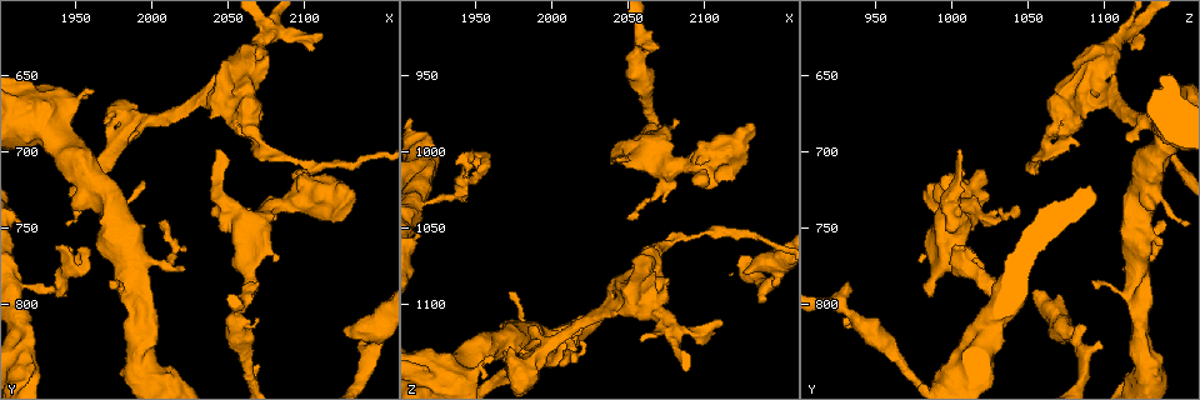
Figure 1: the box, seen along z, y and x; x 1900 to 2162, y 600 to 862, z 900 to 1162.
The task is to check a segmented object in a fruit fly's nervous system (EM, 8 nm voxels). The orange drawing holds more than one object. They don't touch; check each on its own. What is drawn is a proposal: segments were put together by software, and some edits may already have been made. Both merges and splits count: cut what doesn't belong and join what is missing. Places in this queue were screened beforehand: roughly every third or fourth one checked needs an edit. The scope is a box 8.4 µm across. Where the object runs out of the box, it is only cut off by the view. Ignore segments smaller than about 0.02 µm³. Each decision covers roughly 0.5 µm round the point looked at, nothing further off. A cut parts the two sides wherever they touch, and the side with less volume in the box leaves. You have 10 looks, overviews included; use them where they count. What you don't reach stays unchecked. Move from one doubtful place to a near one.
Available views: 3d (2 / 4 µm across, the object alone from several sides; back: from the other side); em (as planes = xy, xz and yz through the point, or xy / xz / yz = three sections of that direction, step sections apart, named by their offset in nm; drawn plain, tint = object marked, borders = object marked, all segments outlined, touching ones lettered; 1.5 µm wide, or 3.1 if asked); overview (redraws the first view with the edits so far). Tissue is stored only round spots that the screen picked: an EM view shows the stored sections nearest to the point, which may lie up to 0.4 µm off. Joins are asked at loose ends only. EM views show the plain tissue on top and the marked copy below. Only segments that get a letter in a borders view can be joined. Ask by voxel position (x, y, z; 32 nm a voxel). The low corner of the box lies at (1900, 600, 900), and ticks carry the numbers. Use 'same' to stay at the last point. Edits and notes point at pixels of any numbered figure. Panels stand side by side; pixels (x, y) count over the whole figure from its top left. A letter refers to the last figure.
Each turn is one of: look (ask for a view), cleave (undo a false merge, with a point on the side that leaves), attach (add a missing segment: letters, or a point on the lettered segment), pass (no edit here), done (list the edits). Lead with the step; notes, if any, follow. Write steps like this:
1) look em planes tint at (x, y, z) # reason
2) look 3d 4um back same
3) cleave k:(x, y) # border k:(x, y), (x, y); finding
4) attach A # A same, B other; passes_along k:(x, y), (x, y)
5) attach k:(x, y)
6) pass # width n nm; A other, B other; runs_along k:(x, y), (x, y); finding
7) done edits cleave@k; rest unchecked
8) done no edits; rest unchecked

look em xy step 8 tint at (1986, 676, 1134) # three-way junction

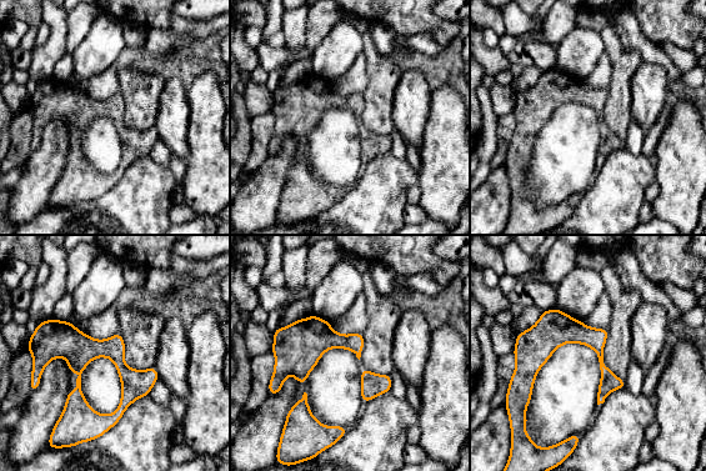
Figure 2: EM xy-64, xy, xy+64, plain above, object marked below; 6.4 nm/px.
look em planes tint same

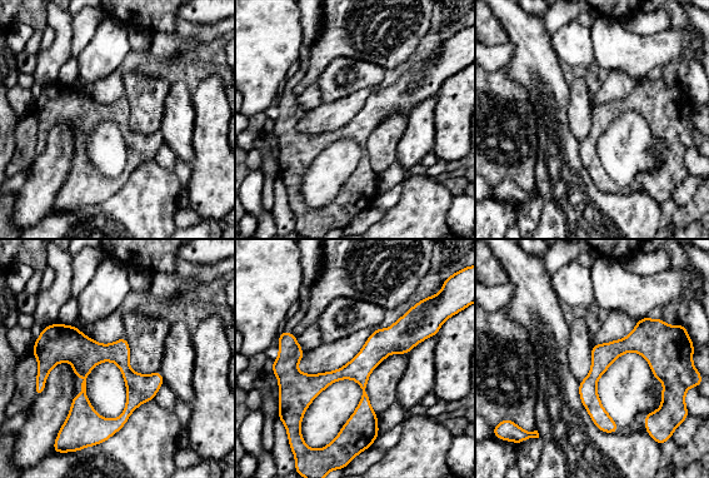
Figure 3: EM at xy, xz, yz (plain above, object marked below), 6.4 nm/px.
look em planes borders same

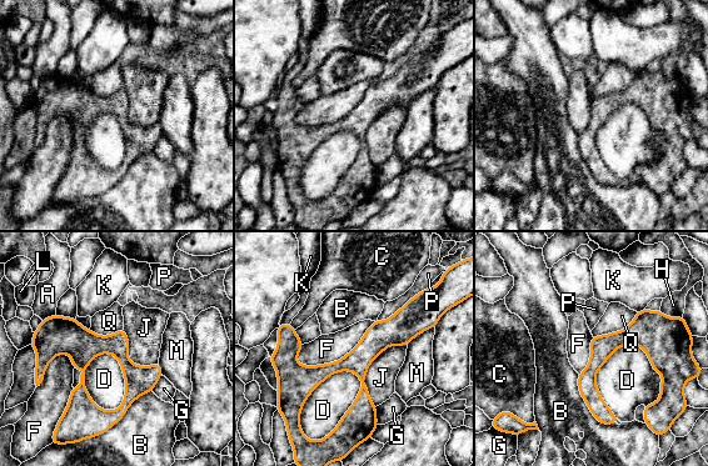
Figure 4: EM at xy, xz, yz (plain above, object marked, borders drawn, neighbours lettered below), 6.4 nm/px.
pass # longest_contact F 550 nm; A other, B other, C other, D other, F other, G other, H other, J other, K other, L other, M other, P other, Q other; border 4:(374, 321), (342, 357), (295, 361); continuous, no second neuron

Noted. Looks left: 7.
look 3d 2um at (2006, 746, 1140) # an open end

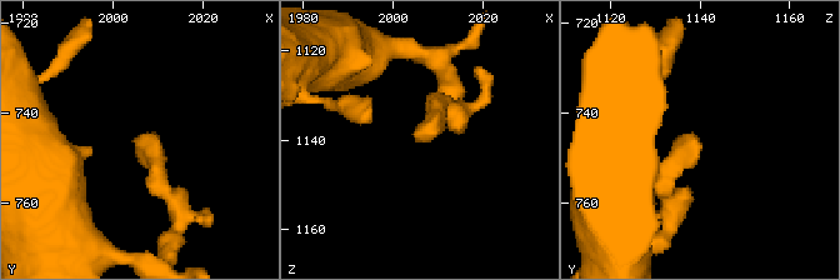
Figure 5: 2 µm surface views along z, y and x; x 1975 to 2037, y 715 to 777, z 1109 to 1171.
look em xz step 8 borders at (2006, 744, 1137)

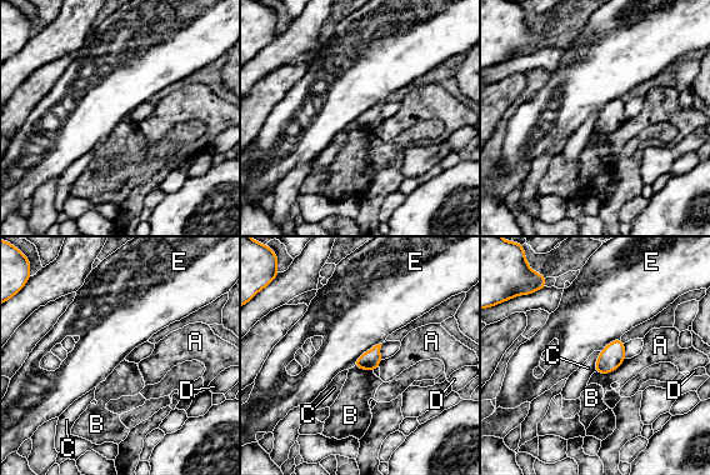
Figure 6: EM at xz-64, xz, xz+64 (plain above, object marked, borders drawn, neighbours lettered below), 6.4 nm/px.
look em planes borders same # cut it another way

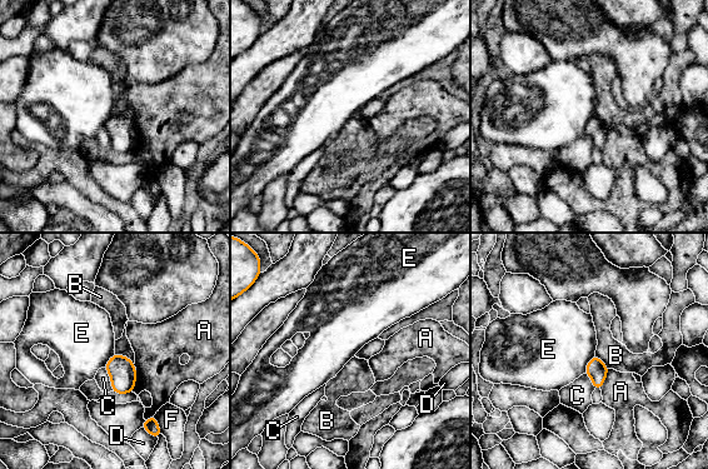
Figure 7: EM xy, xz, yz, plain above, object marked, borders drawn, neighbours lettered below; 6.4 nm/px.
pass # A other, B other, C other, D other, E other, F other; border 7:(594, 354), (583, 373); none of them fits

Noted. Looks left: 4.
look 3d 4um at (2062, 792, 982) # an open end

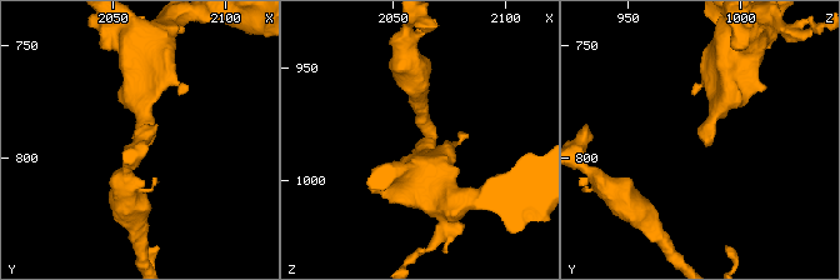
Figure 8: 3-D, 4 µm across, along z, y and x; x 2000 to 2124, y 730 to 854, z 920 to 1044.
look em xz step 8 borders at (2061, 792, 983) # shape alone is not enough

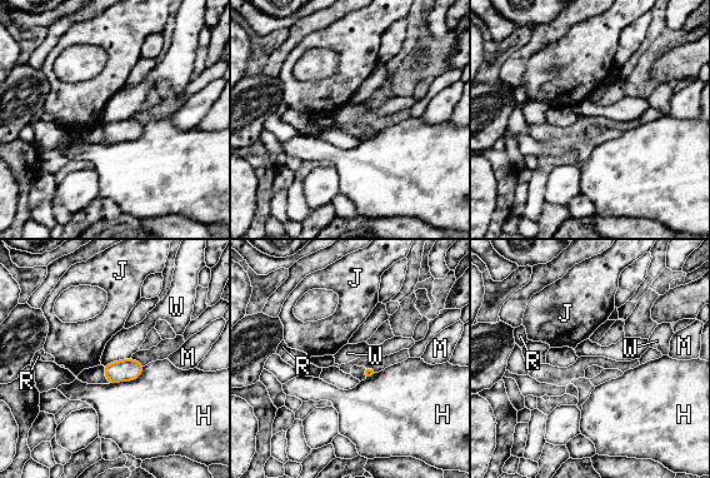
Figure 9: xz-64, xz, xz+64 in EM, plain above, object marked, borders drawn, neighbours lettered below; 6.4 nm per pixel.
pass # H other, J other, M other, R other, W other; border 9:(130, 357), (103, 366); none of them fits

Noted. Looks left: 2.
look em xy step 4 borders at (1946, 738, 1132) # thick end

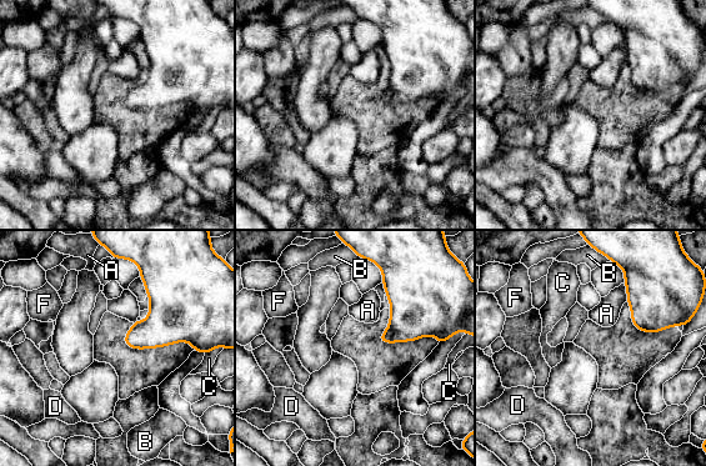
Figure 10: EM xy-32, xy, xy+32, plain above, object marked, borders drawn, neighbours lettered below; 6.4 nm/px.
pass # A other, B other, C other, D other, F other; border 10:(624, 282), (627, 301); no lettered segment goes on from it

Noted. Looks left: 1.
done no edits; rest unchecked

